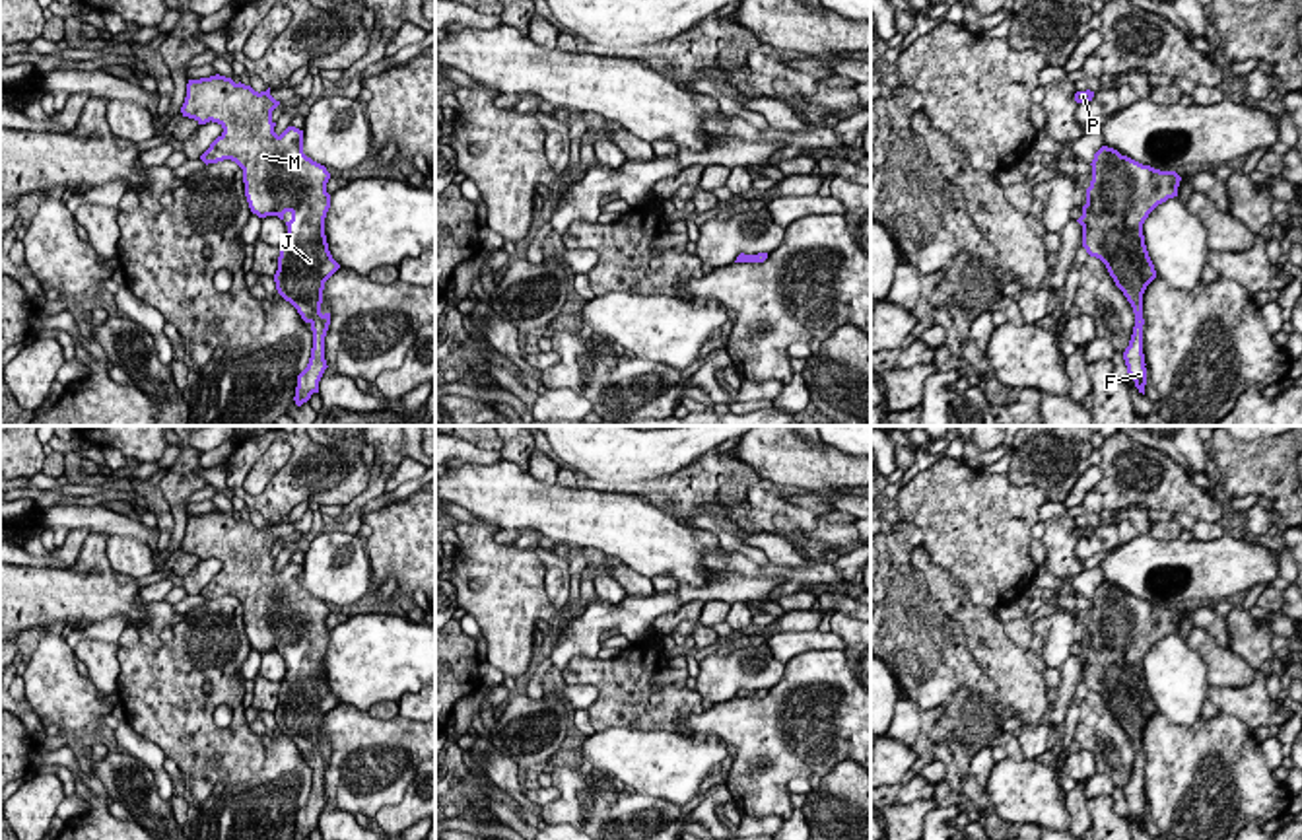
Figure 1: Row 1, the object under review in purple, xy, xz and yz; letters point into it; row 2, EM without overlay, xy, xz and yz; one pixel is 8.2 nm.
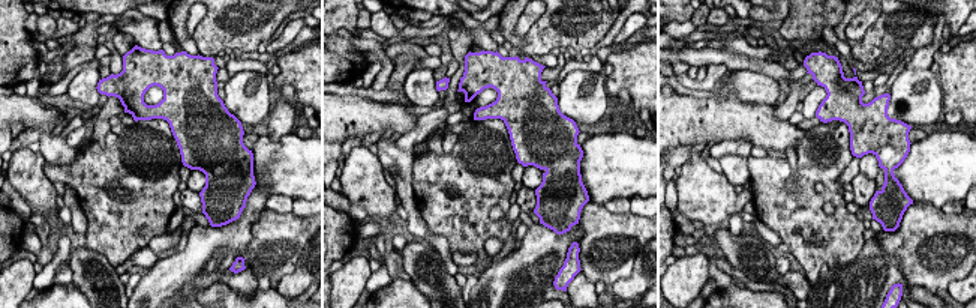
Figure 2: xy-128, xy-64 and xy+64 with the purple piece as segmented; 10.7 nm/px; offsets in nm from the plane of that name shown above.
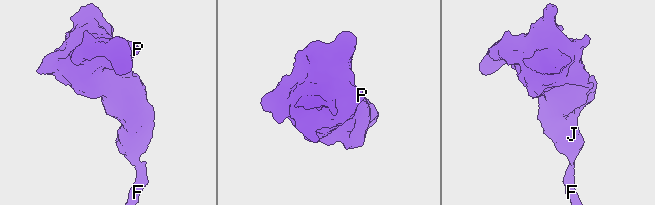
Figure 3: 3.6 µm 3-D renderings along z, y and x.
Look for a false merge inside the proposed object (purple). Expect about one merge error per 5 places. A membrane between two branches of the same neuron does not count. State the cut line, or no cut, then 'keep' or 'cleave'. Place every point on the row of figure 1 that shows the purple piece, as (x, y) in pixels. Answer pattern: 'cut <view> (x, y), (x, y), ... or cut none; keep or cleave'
cut none; keep

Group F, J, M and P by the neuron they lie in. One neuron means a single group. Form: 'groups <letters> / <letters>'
groups F J M P

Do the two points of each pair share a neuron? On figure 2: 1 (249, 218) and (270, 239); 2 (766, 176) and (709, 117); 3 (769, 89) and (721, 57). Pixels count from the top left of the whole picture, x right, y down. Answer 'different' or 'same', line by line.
1: different
2: different
3: different

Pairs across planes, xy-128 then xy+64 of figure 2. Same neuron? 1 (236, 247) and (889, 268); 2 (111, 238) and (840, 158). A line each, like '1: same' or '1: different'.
1: same
2: same

